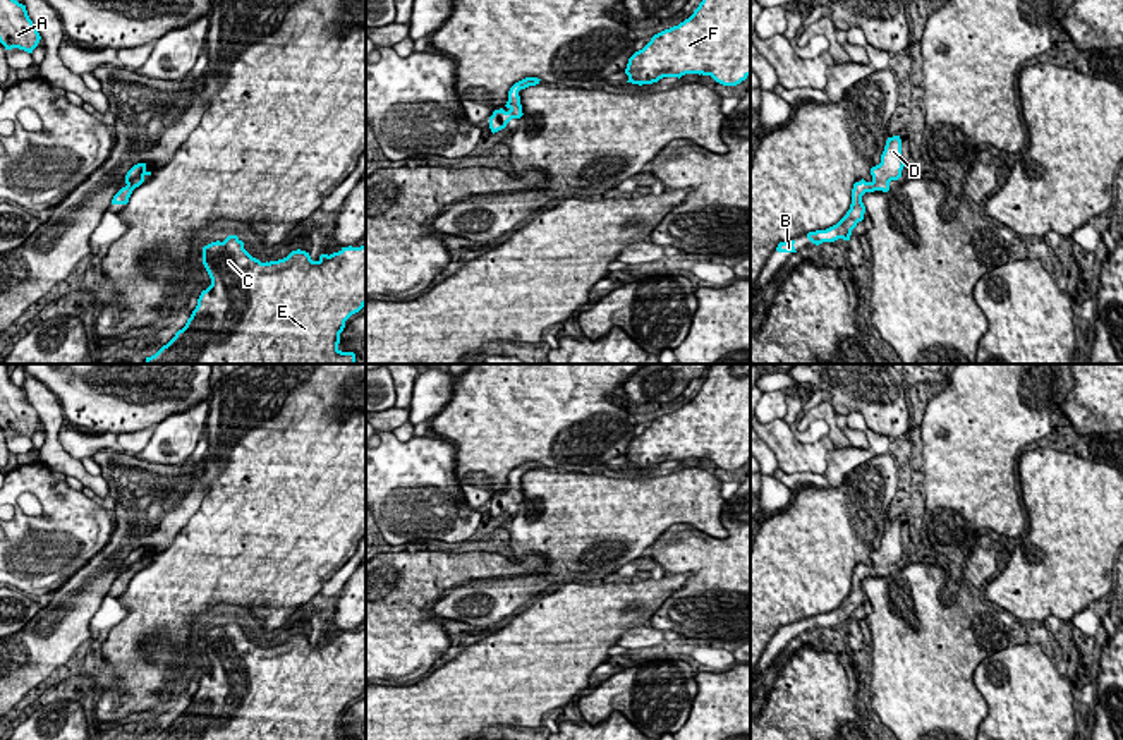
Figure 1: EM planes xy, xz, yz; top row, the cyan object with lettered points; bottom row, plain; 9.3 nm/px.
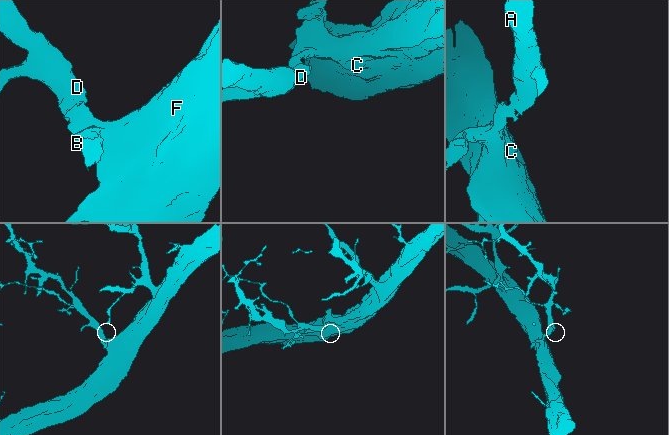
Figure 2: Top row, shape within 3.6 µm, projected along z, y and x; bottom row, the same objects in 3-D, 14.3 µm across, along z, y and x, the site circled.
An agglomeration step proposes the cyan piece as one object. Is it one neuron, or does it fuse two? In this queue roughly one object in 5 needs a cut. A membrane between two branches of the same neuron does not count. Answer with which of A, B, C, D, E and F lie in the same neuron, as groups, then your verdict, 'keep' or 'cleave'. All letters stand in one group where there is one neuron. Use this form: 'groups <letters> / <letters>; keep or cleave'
groups A B C D E F; keep

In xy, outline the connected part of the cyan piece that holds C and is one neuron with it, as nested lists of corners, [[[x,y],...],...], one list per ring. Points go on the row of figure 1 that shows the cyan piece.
[[[237,235],[203,247],[203,264],[211,285],[201,292],[185,326],[146,364],[355,364],[354,352],[338,349],[345,321],[366,306],[366,246],[342,247],[313,261],[306,251],[292,251],[278,261],[252,258]]]

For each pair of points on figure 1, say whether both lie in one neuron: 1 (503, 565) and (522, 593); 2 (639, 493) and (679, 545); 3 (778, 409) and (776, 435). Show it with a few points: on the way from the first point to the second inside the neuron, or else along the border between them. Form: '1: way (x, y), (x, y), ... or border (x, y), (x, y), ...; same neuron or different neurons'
1: border (495, 577), (471, 581), (455, 588); different neurons
2: border (706, 533), (687, 524), (672, 524), (644, 553); different neurons
3: border (780, 418), (768, 423); different neurons

